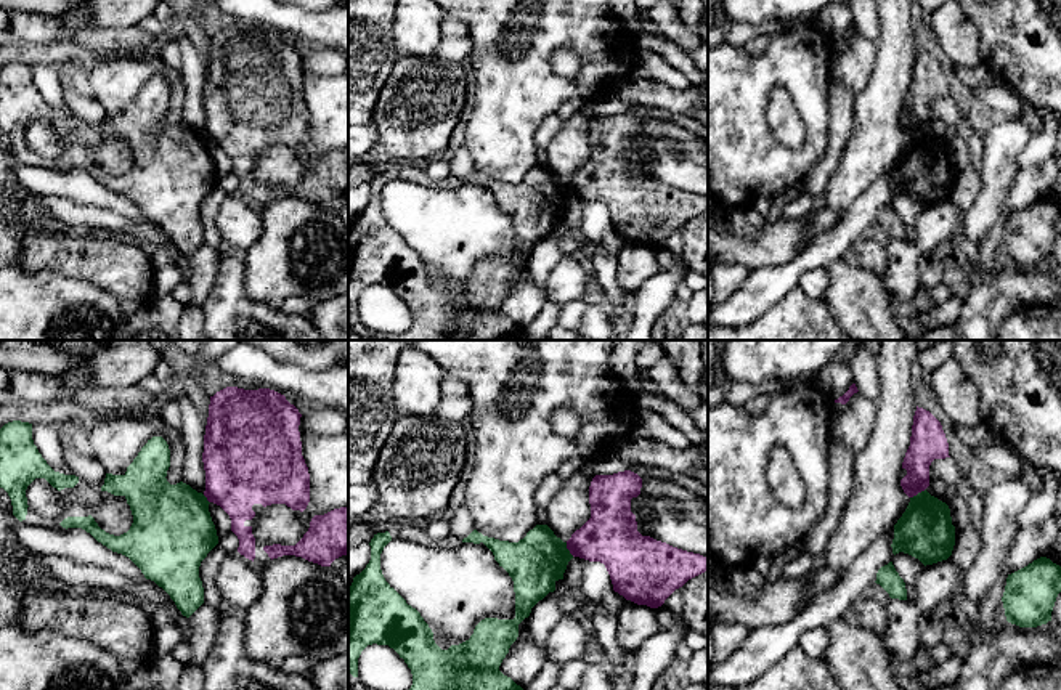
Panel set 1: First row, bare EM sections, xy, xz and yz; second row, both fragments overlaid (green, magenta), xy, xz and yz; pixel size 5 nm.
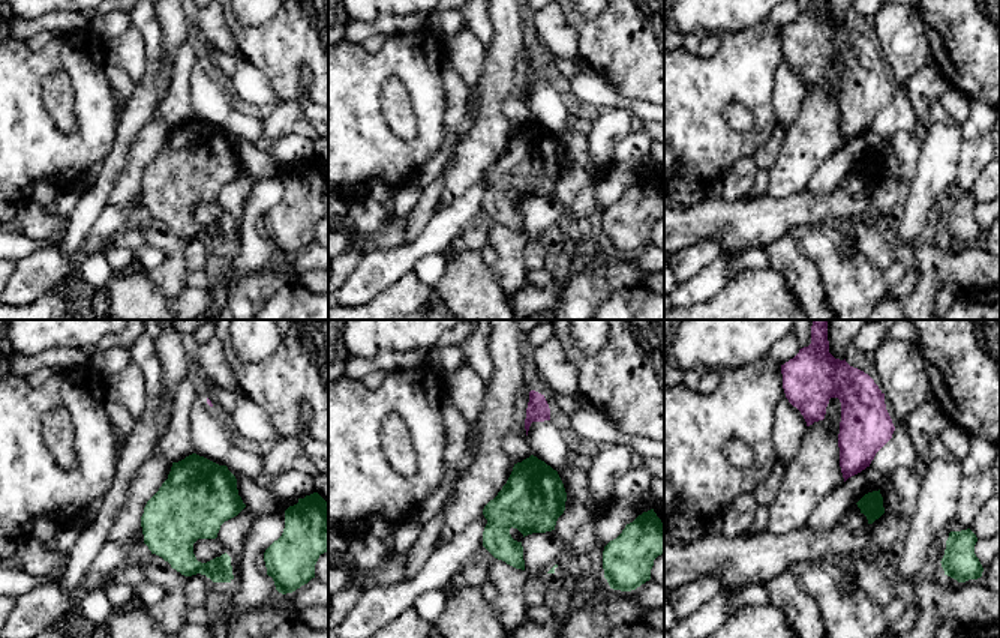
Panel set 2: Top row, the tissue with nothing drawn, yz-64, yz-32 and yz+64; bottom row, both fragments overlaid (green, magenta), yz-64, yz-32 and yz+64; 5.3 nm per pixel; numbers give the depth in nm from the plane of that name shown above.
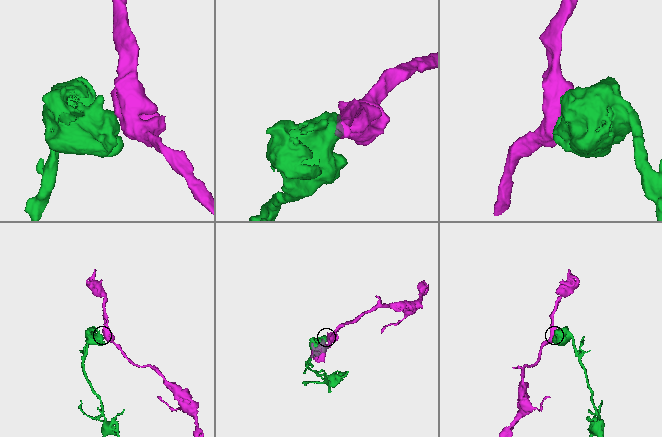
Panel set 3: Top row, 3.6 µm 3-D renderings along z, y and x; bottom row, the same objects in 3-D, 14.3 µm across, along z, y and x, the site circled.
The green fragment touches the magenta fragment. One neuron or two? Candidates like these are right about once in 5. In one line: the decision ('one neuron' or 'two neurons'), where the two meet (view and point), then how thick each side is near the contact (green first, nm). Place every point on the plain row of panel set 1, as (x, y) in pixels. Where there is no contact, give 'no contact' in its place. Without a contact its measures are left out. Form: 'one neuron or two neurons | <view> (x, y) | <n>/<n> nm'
two neurons | yz (918, 133) | 280/160 nm

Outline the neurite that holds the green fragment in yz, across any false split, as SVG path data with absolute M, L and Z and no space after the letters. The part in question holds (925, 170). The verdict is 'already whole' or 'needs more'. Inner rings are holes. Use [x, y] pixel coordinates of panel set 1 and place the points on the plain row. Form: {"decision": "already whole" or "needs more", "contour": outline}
{"decision": "already whole", "contour": "M926 130L910 138L894 165L892 194L909 194L926 207L947 201L953 186L955 167L949 146Z"}

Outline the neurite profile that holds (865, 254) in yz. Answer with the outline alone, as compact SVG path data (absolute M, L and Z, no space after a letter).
M860 237L848 247L843 258L852 266L870 270L884 286L888 257L883 244Z

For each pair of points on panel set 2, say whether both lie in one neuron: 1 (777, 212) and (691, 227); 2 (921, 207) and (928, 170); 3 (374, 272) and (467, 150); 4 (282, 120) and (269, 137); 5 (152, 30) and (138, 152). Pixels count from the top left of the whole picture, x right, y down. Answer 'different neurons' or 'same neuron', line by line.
1: same neuron
2: same neuron
3: different neurons
4: same neuron
5: different neurons

